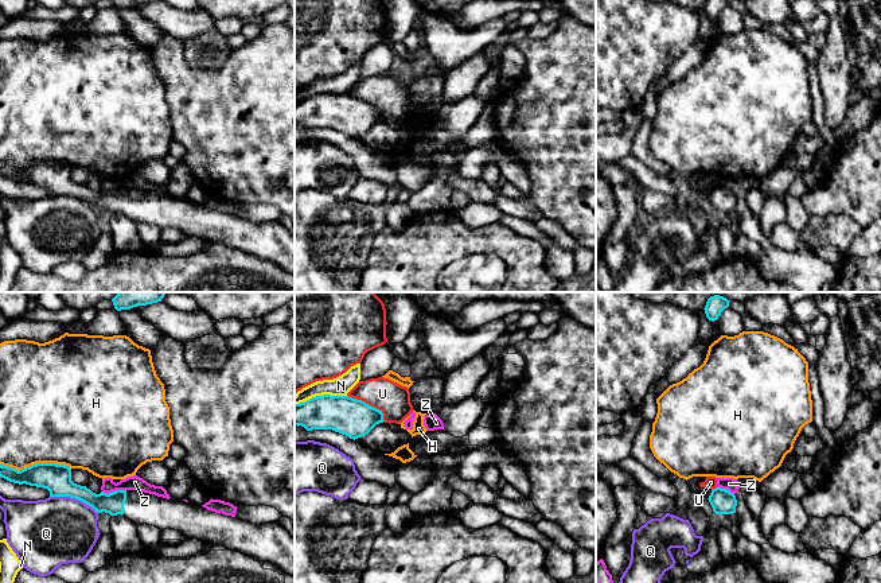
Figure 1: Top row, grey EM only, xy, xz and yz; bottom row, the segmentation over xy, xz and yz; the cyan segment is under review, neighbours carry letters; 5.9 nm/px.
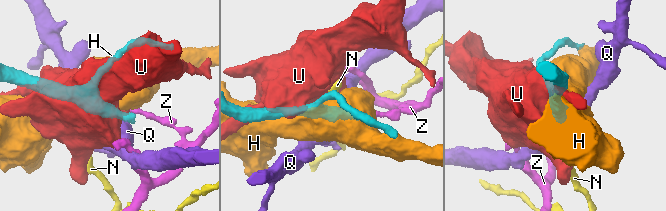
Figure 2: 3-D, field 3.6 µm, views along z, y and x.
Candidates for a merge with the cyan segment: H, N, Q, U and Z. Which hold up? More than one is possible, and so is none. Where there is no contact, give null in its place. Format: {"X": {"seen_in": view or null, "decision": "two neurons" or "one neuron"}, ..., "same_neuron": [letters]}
{"H": {"seen_in": "xy", "decision": "two neurons"}, "N": {"seen_in": "xz", "decision": "two neurons"}, "Q": {"seen_in": "xy", "decision": "two neurons"}, "U": {"seen_in": "xz", "decision": "two neurons"}, "Z": {"seen_in": "xy", "decision": "two neurons"}, "same_neuron": []}

